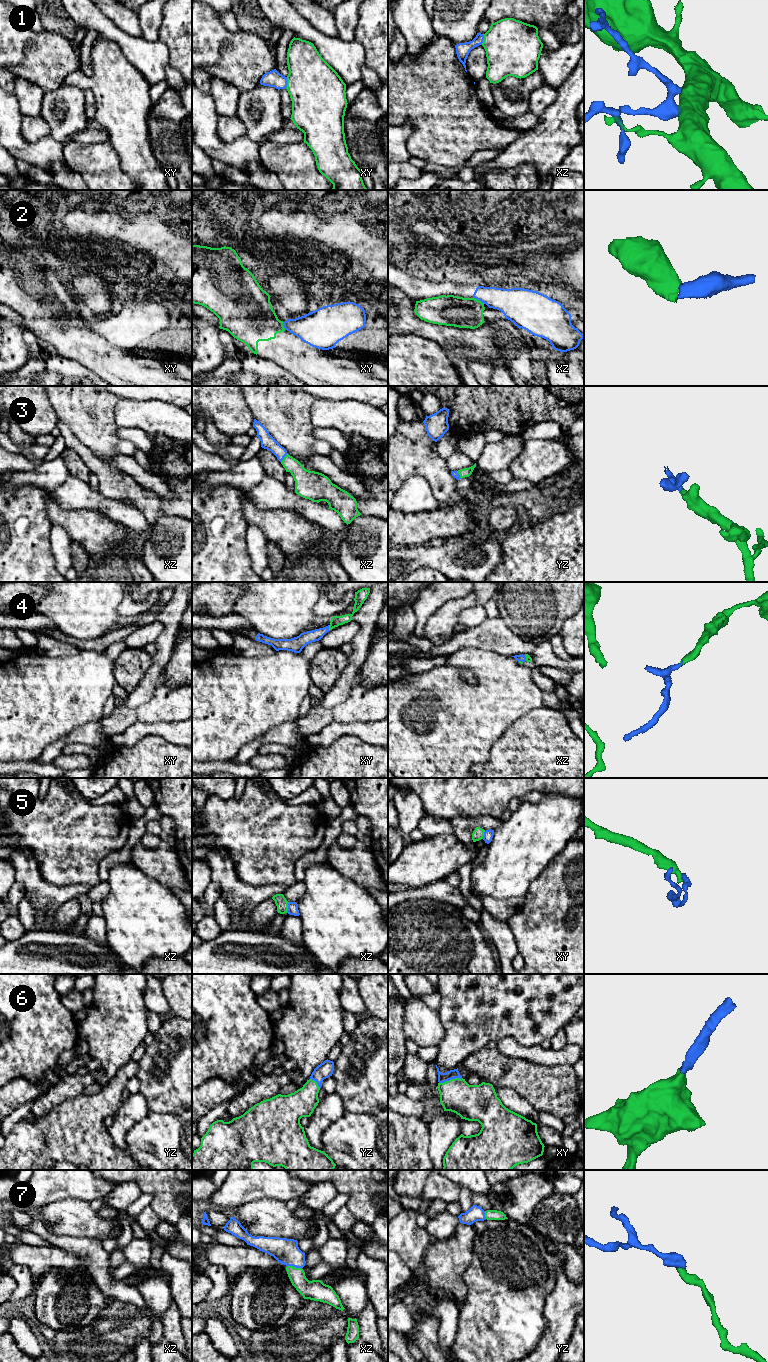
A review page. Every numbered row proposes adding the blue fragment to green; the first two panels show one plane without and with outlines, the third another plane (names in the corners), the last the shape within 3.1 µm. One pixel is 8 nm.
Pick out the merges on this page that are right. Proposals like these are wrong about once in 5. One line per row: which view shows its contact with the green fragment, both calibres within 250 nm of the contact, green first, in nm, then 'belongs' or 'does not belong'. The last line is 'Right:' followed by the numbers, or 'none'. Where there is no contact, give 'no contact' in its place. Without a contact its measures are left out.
1: contact in xy; calibres 440 and 130 nm; belongs
2: contact in xz; calibres 240 and 200 nm; does not belong
3: contact in xz; calibres 170 and 110 nm; belongs
4: contact in xy; calibres 80 and 100 nm; belongs
5: contact in xz; calibres 100 and 80 nm; does not belong
6: contact in xy; calibres 280 and 80 nm; belongs
7: contact in xz; calibres 160 and 200 nm; belongs
Right: 1, 3, 4, 6, 7

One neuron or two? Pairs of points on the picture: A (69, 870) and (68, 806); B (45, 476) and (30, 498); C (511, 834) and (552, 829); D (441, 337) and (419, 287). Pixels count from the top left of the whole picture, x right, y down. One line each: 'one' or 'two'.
A: one
B: two
C: one
D: two

